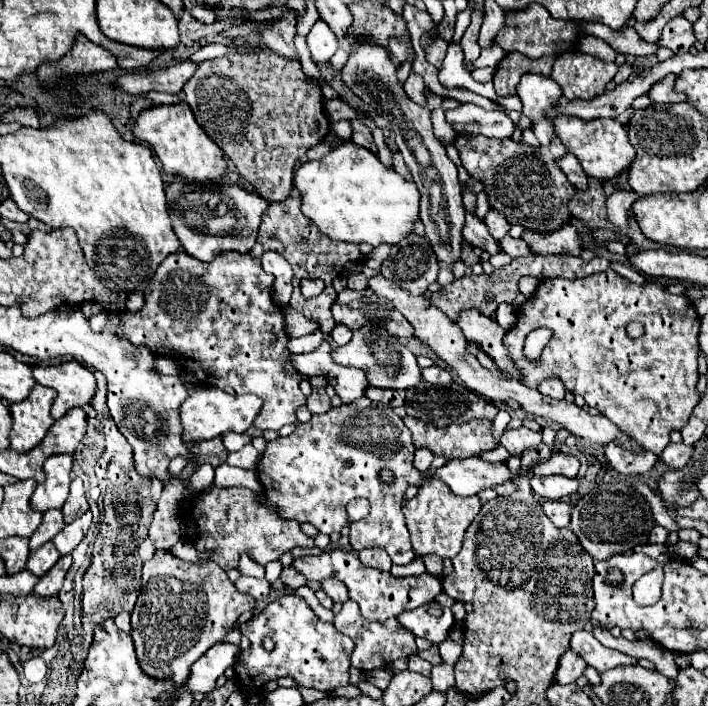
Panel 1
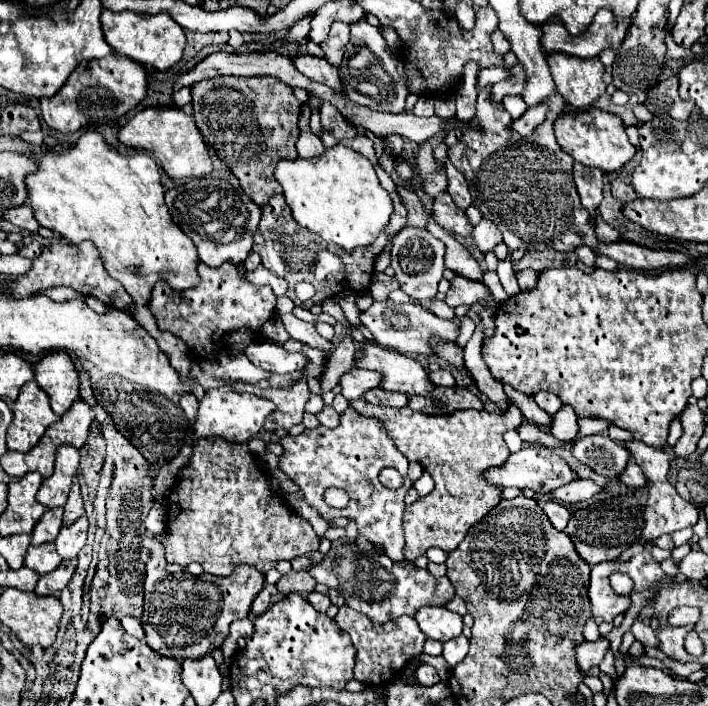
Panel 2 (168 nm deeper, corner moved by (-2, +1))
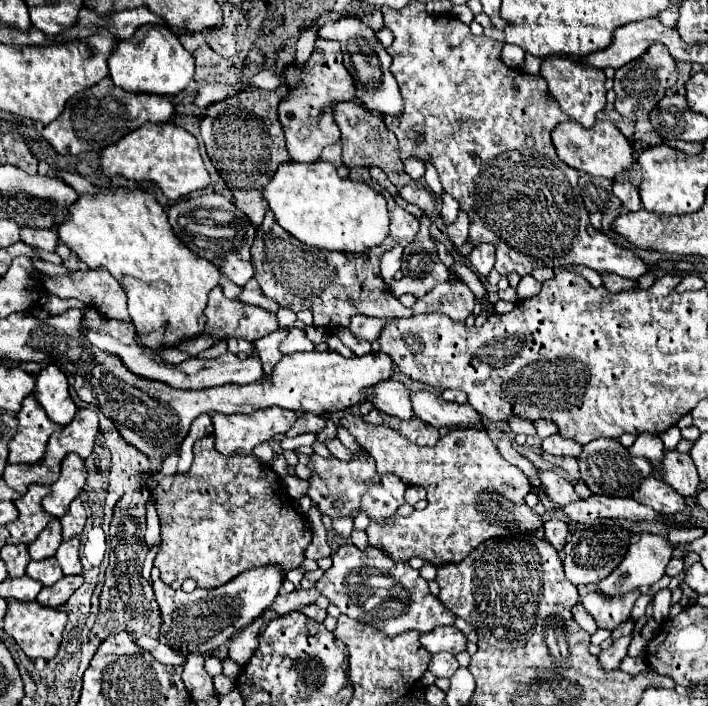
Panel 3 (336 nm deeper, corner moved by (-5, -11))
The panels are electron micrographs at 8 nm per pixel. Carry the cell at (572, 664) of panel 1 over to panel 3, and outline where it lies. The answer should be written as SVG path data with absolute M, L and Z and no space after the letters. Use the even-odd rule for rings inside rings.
M632 636L618 638L618 640L614 640L614 644L612 644L608 650L602 650L602 652L598 654L598 664L600 664L600 668L606 670L606 672L620 668L620 662L622 662L622 658L626 656L626 650L628 650L630 640L632 640Z

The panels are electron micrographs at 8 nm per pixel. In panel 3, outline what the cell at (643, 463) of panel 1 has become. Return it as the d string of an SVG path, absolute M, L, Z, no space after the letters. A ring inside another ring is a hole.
M646 476L642 480L640 488L634 492L634 500L664 514L676 514L684 508L684 498L674 492L674 488L670 488L666 482L654 476Z

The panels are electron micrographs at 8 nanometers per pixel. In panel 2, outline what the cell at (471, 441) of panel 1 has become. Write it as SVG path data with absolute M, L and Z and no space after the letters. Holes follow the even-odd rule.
M353 400L349 406L357 408L361 416L377 416L377 420L381 420L385 426L387 436L391 436L399 450L405 452L405 458L409 462L421 464L435 482L431 494L417 498L417 502L405 508L403 530L407 560L423 556L431 546L437 546L445 552L455 550L463 542L469 528L501 502L501 488L483 480L483 472L503 466L503 462L507 462L511 456L503 442L503 434L523 422L515 406L511 406L507 414L491 414L487 410L459 410L447 416L419 414L409 406L373 406L365 400Z

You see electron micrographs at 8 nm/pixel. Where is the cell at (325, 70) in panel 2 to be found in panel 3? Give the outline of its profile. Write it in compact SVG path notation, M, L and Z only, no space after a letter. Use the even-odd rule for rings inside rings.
M348 100L348 102L336 102L334 108L334 120L342 132L342 162L348 168L356 168L356 166L380 166L386 176L390 178L390 182L398 188L400 196L410 202L416 204L424 214L428 212L436 212L438 208L438 200L436 196L420 182L420 180L412 180L402 166L400 160L400 152L398 152L398 144L396 144L396 136L386 128L384 120L372 112L366 112L366 108L362 108L362 104Z

